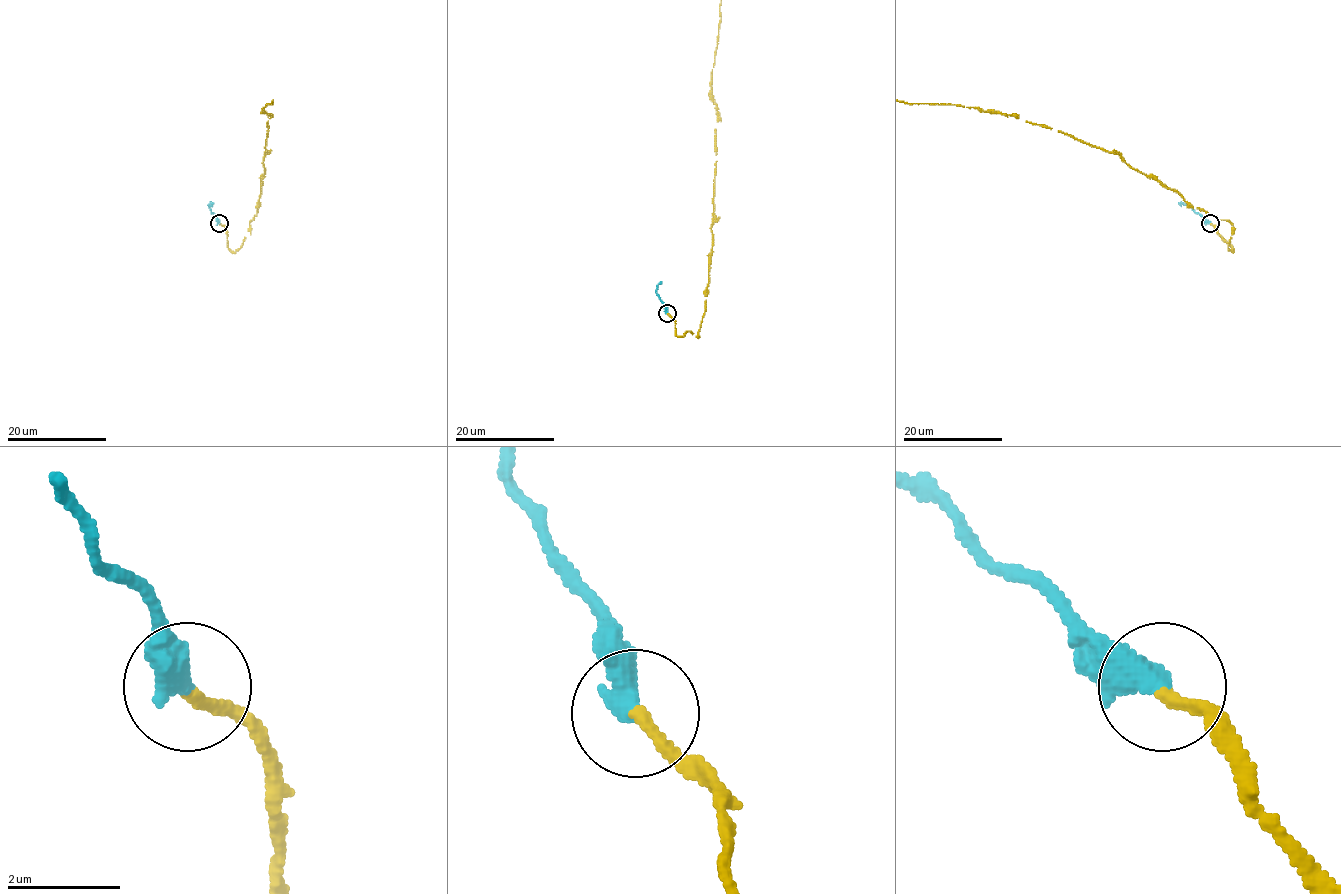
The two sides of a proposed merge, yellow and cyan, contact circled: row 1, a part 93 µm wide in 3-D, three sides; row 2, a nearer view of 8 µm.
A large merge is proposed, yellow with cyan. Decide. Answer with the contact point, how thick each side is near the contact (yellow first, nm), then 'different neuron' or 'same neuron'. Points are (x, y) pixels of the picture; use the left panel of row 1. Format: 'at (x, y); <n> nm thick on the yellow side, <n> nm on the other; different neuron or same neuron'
at (219, 223); 200 nm thick on the yellow side, 460 nm on the other; same neuron

